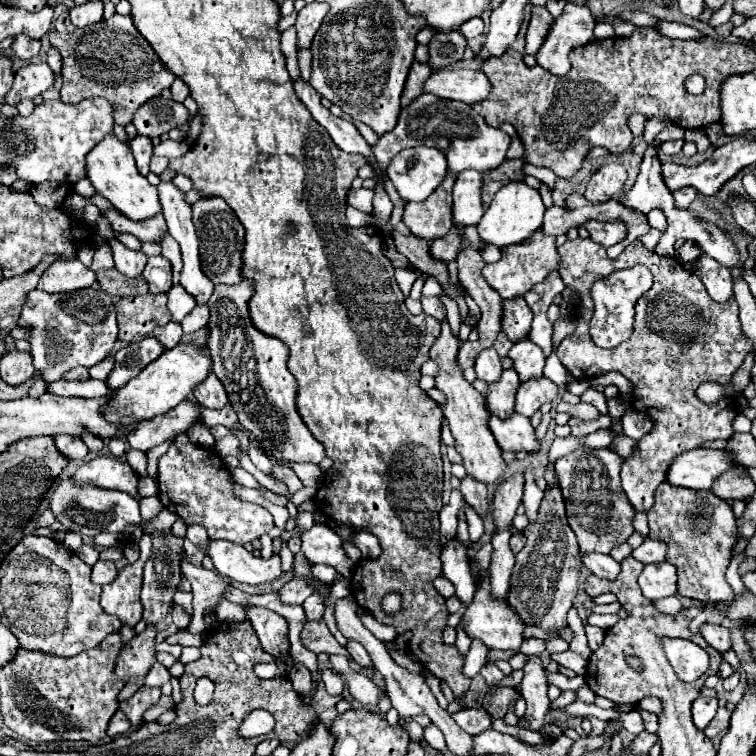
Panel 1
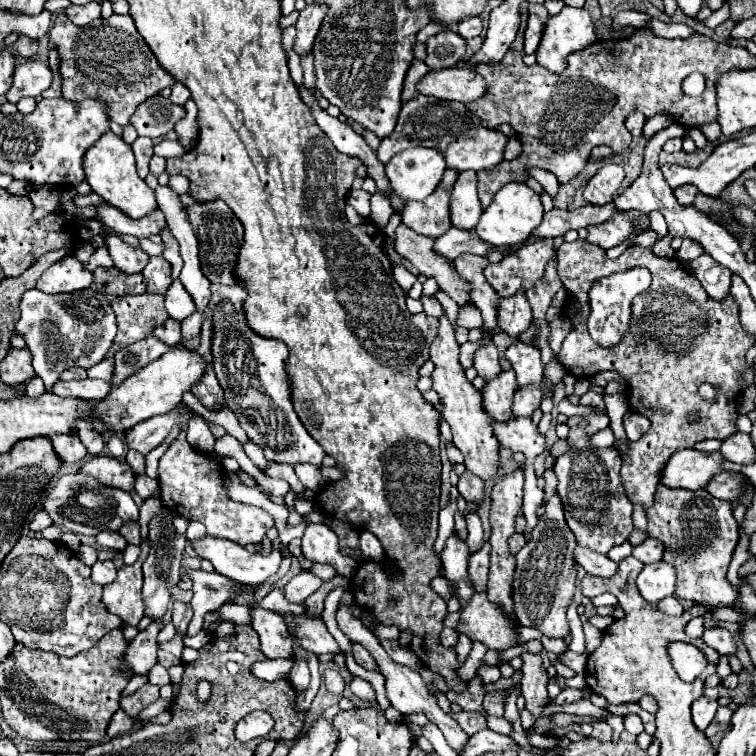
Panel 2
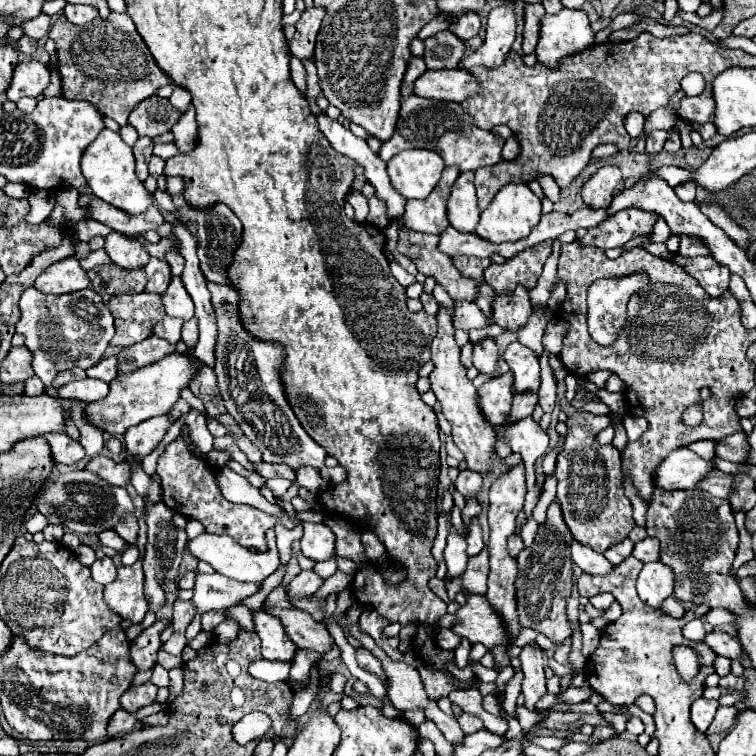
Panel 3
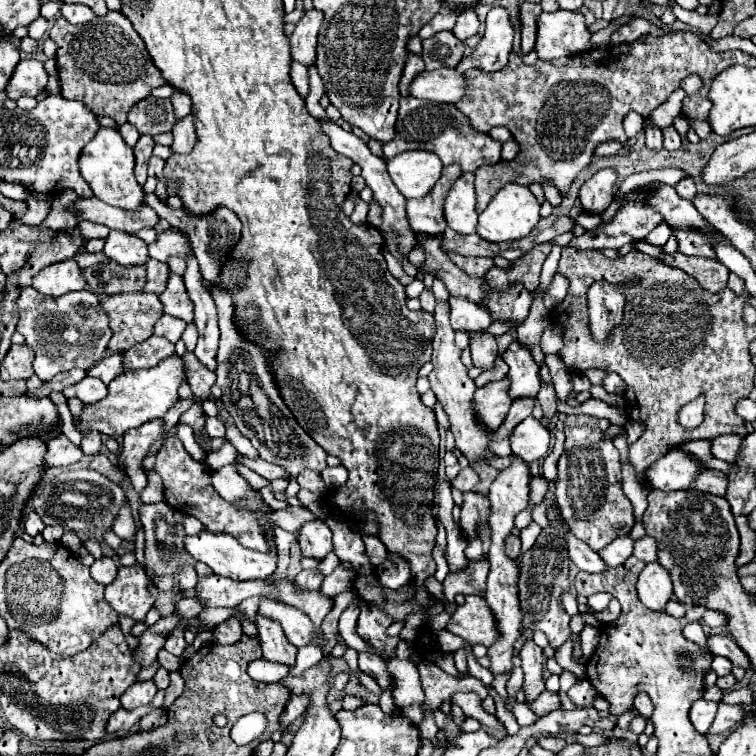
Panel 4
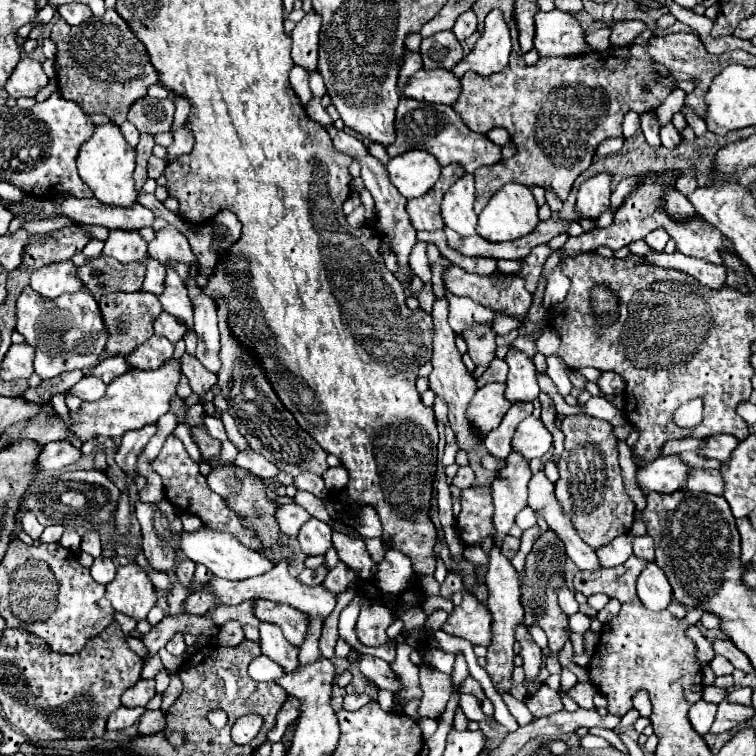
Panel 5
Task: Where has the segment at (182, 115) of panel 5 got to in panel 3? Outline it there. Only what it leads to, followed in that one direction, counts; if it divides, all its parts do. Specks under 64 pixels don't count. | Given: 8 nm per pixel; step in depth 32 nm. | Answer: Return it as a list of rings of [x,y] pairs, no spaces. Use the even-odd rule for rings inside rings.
[[[174,86],[170,102],[172,102],[172,106],[176,110],[180,110],[180,114],[184,114],[188,110],[188,106],[190,106],[190,92],[184,90],[184,88],[180,88],[180,86]]]

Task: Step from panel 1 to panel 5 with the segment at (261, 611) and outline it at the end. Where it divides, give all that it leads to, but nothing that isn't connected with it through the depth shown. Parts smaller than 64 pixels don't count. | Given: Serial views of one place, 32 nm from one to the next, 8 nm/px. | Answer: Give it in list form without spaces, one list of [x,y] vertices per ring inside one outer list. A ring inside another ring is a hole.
[[[260,622],[260,636],[260,648],[264,656],[274,660],[286,674],[298,668],[298,648],[284,640],[284,634],[280,628],[276,628],[276,624]]]

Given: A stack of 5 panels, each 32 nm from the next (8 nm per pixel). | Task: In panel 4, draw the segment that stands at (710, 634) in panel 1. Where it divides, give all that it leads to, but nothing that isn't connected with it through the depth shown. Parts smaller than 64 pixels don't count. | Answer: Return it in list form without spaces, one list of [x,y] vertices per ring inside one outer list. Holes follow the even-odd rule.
[[[712,636],[708,640],[708,646],[714,656],[726,656],[734,666],[740,666],[744,670],[752,670],[748,656],[738,648],[738,644],[730,636]]]

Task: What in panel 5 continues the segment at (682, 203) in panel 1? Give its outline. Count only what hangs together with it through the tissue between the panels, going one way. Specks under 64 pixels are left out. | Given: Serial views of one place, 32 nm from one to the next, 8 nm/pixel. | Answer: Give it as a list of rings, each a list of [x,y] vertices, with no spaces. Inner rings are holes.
[[[694,170],[682,172],[682,174],[678,176],[678,180],[676,180],[676,188],[678,188],[684,196],[688,196],[690,192],[694,192],[694,188],[696,188],[696,172],[694,172]]]

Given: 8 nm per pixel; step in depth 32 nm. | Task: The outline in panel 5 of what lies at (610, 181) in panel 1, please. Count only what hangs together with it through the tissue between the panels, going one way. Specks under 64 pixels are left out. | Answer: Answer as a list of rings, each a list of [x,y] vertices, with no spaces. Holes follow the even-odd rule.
[[[598,174],[590,180],[582,182],[576,198],[578,218],[596,220],[602,212],[608,210],[610,204],[610,174]]]

